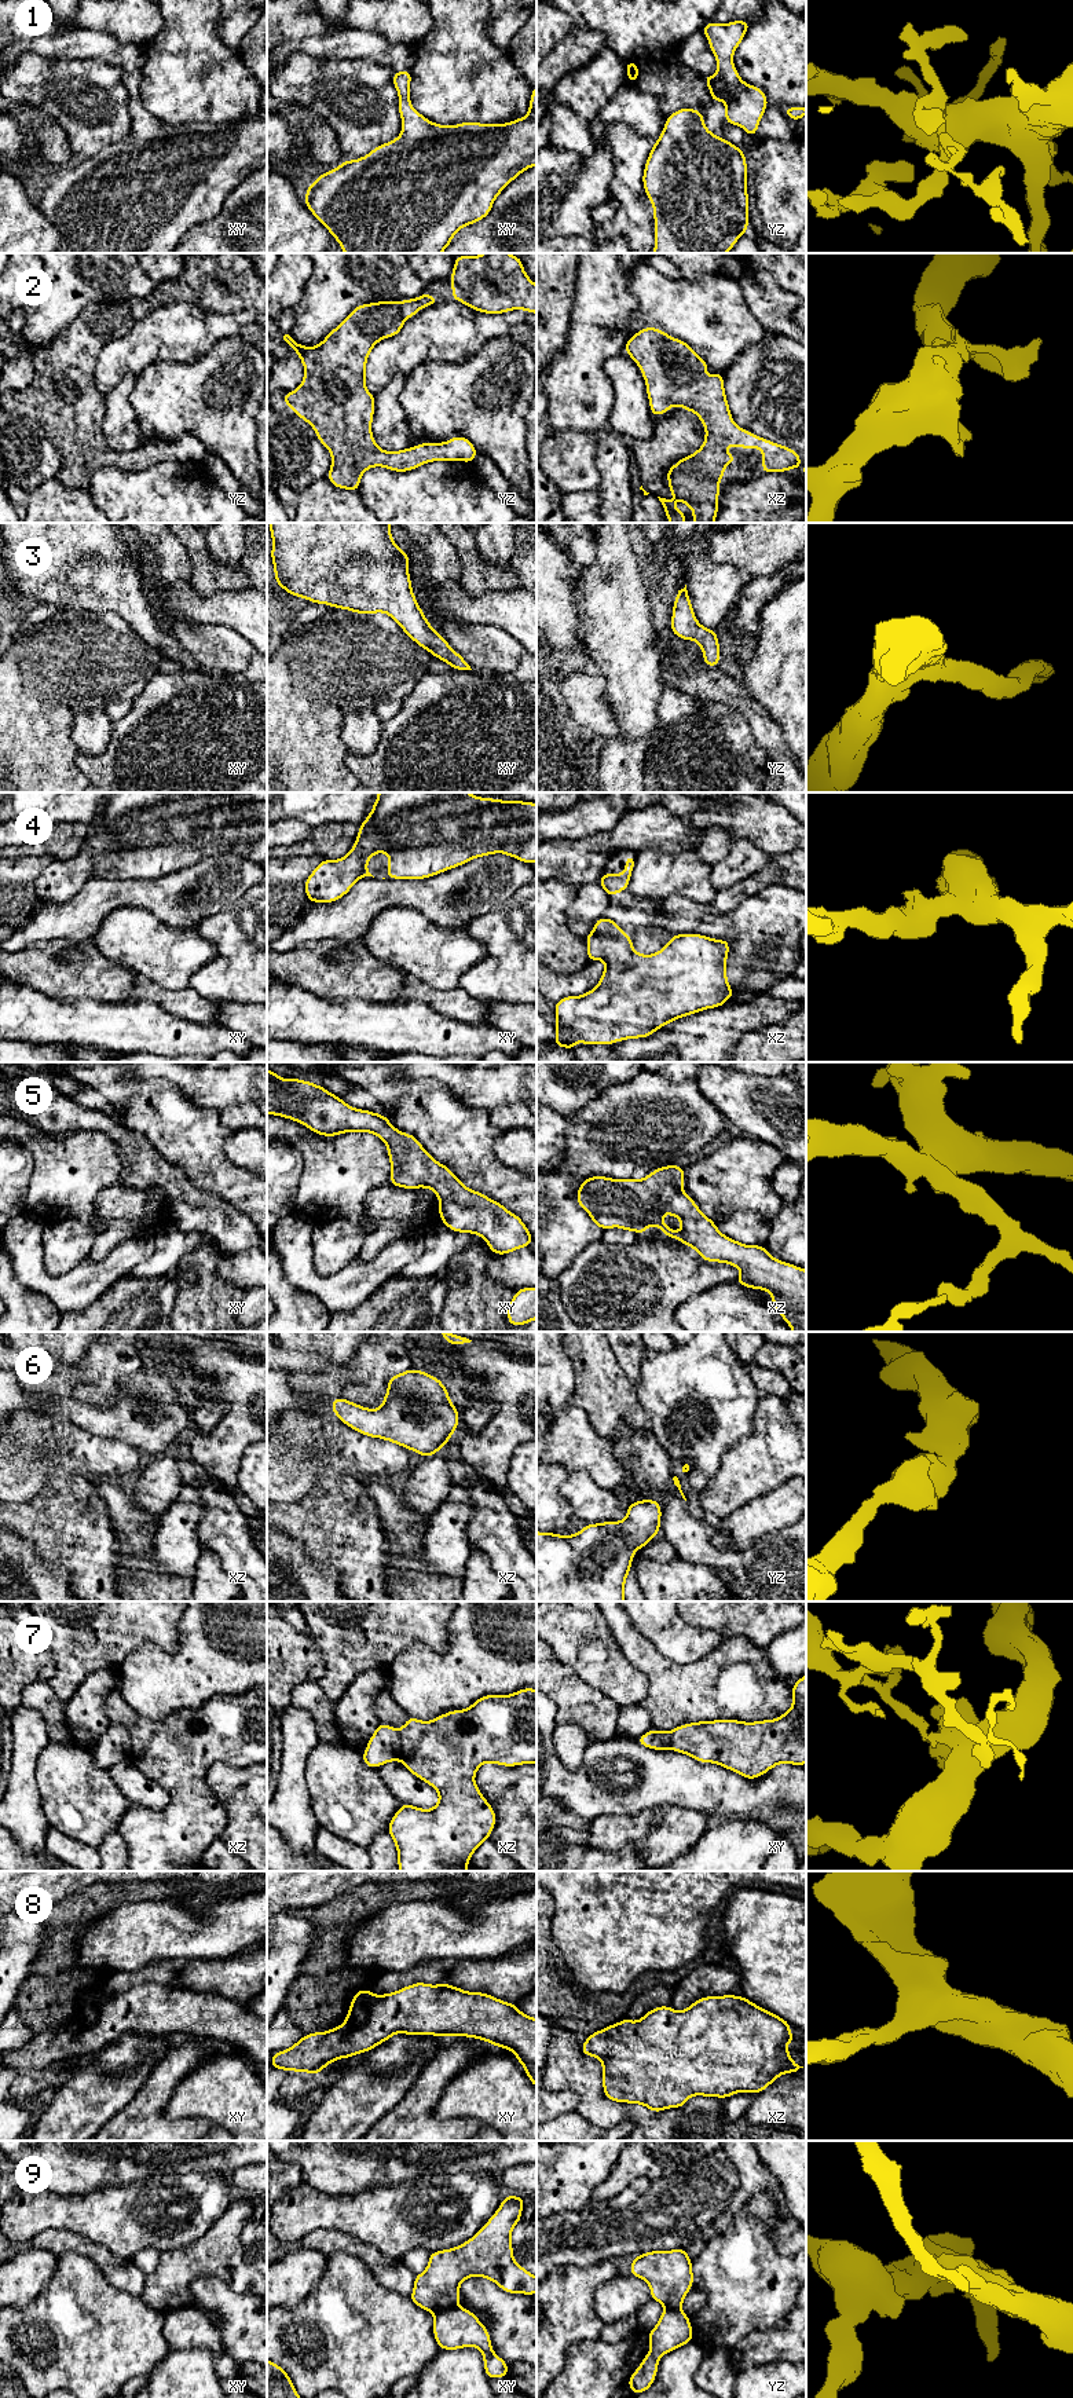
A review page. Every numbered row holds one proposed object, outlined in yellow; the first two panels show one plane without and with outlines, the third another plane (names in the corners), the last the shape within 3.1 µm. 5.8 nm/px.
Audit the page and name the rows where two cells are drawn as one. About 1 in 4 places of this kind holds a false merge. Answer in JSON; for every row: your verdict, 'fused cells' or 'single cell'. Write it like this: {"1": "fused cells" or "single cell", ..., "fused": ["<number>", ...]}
{"1": "single cell", "2": "single cell", "3": "single cell", "4": "single cell", "5": "single cell", "6": "single cell", "7": "fused cells", "8": "single cell", "9": "fused cells", "fused": ["7", "9"]}

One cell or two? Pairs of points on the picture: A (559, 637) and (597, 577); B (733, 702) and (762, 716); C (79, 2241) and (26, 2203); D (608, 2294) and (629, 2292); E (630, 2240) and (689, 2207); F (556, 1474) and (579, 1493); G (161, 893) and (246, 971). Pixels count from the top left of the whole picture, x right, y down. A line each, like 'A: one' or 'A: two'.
A: two
B: one
C: two
D: one
E: one
F: two
G: two

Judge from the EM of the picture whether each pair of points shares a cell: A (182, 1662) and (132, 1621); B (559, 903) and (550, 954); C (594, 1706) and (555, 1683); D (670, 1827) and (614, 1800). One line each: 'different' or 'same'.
A: different
B: same
C: same
D: different

